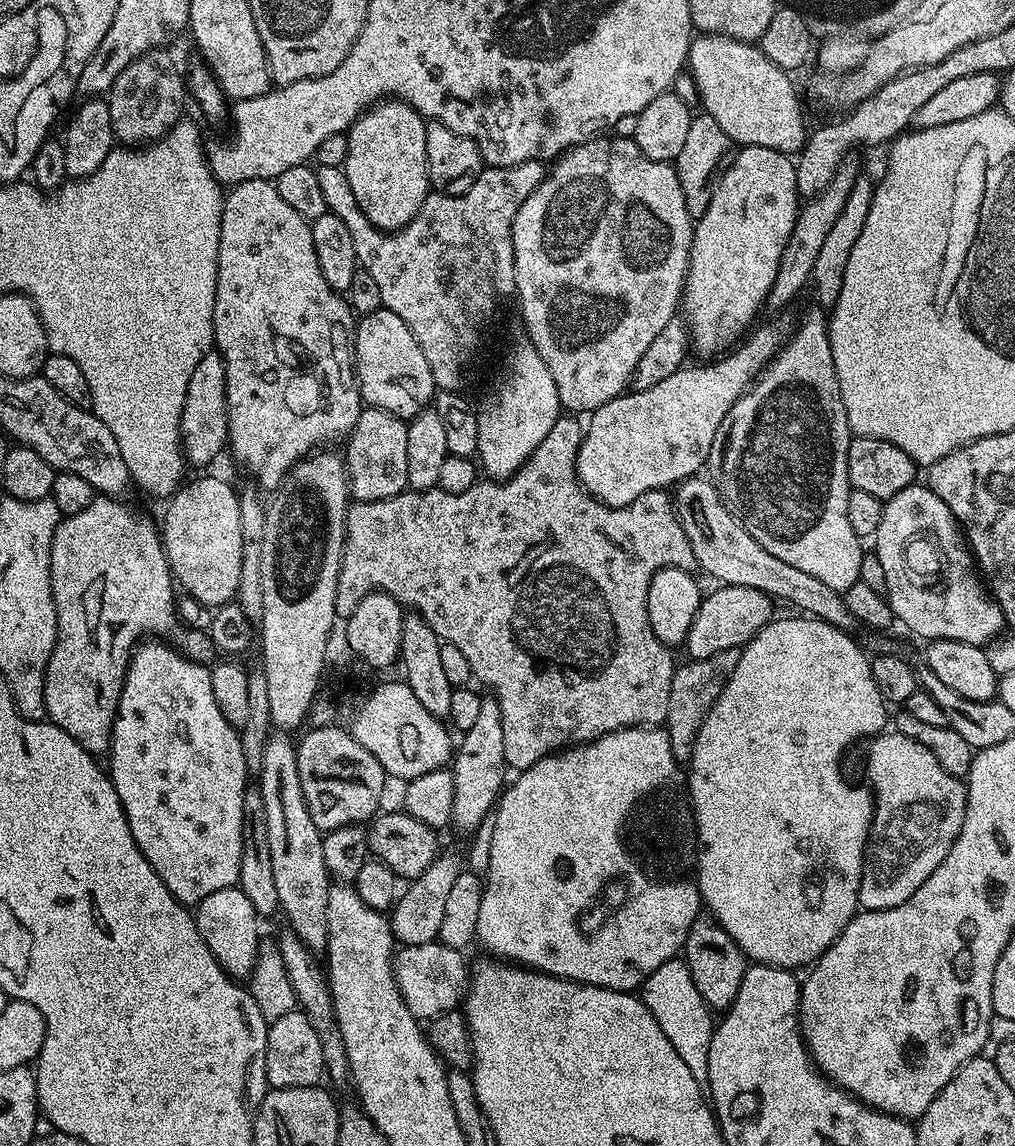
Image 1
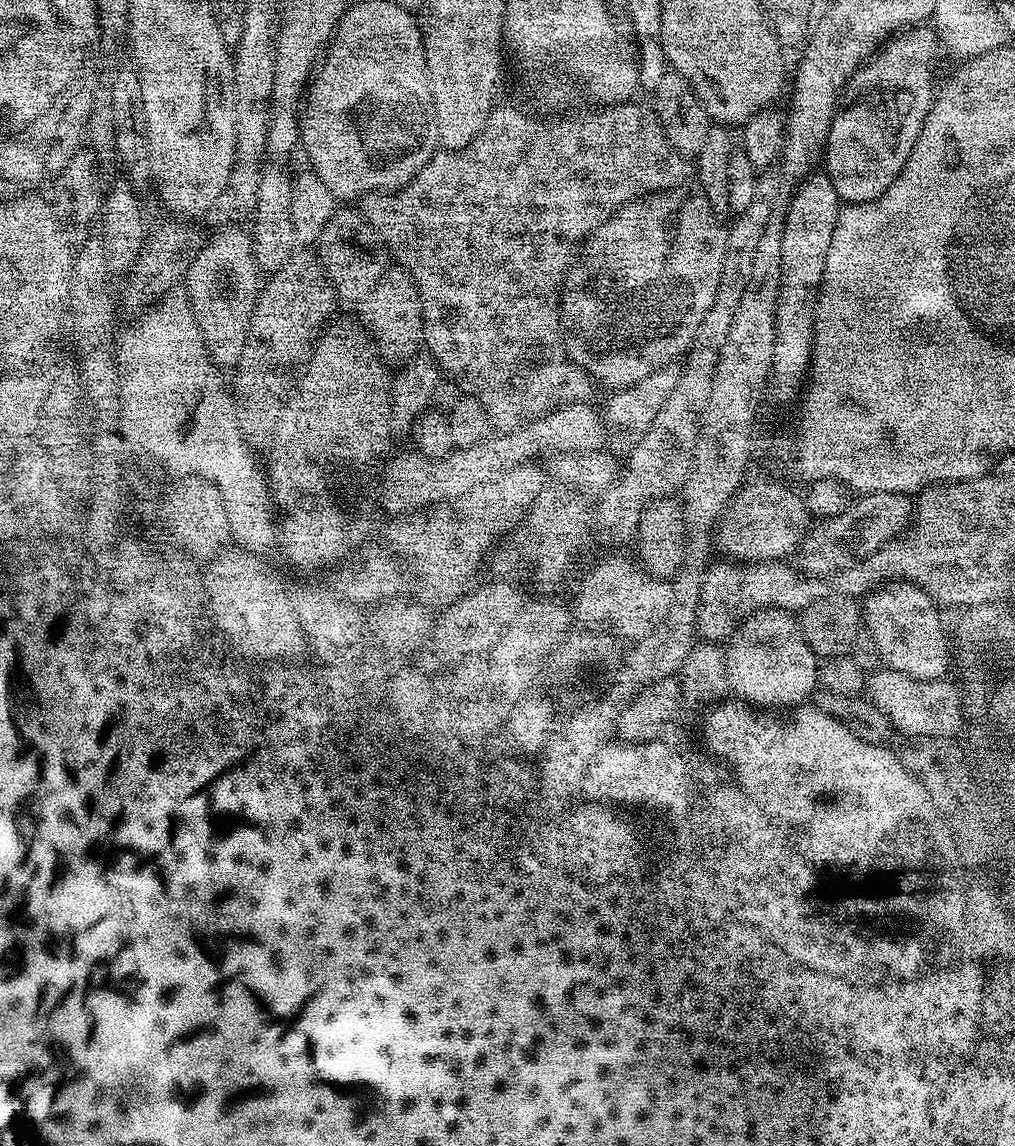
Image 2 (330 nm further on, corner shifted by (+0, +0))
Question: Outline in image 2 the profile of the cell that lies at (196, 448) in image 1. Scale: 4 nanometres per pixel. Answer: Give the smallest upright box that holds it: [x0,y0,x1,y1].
[190,227,258,373]

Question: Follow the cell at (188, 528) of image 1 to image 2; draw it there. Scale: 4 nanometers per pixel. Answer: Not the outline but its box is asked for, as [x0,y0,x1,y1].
[162,478,234,566]

